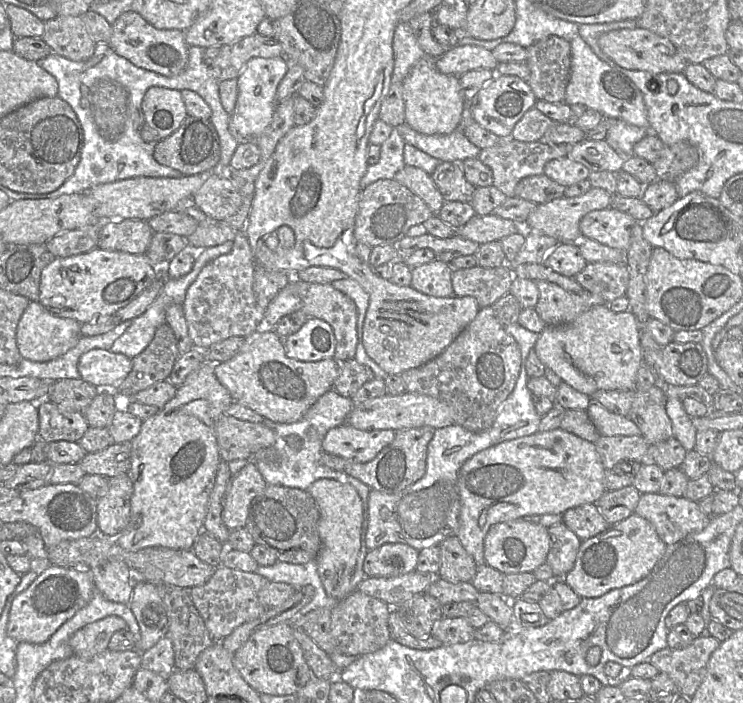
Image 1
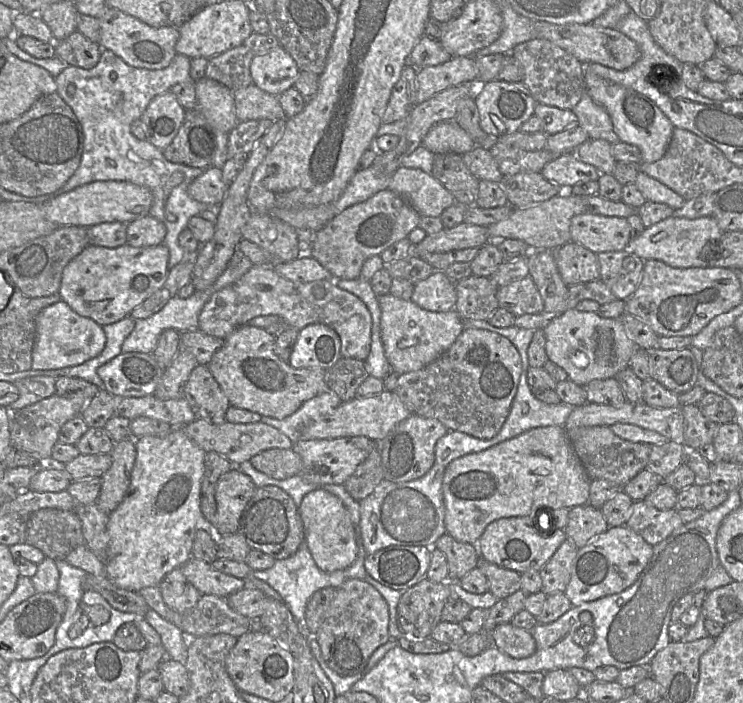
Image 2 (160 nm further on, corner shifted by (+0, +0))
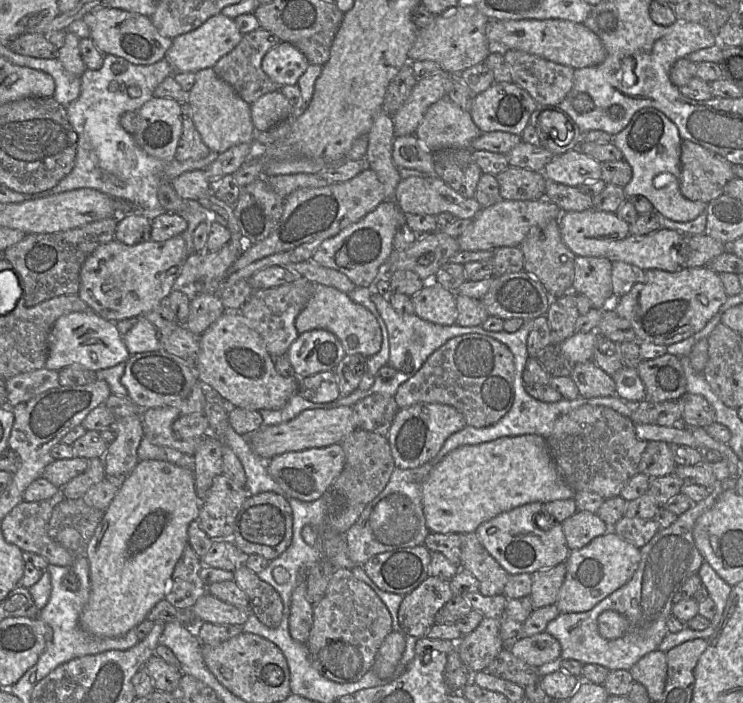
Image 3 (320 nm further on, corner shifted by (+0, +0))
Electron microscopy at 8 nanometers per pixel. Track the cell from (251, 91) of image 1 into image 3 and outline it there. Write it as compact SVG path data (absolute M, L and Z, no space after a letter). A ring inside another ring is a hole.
M279 42L263 57L261 68L278 85L296 85L310 65L306 56L288 42Z

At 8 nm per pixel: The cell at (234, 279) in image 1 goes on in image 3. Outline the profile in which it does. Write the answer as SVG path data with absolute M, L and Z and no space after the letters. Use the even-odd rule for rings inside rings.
M315 285L313 296L295 320L295 327L299 335L318 329L331 332L341 342L346 355L370 358L382 346L382 332L374 315L364 306L353 302L347 294L325 285Z

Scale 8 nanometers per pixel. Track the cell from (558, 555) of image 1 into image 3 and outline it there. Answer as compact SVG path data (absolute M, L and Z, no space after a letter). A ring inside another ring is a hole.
M566 561L531 573L530 599L534 609L555 604L566 575Z

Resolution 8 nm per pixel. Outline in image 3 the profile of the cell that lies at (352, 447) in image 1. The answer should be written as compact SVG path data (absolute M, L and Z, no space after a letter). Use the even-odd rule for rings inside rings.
M340 443L322 448L285 452L267 461L268 472L290 497L304 502L319 499L340 475L345 464L345 453Z

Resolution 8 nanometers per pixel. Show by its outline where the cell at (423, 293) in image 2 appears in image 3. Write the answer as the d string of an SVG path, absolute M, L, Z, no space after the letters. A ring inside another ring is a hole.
M430 281L411 299L414 304L414 314L419 318L443 326L456 323L458 311L455 292Z

